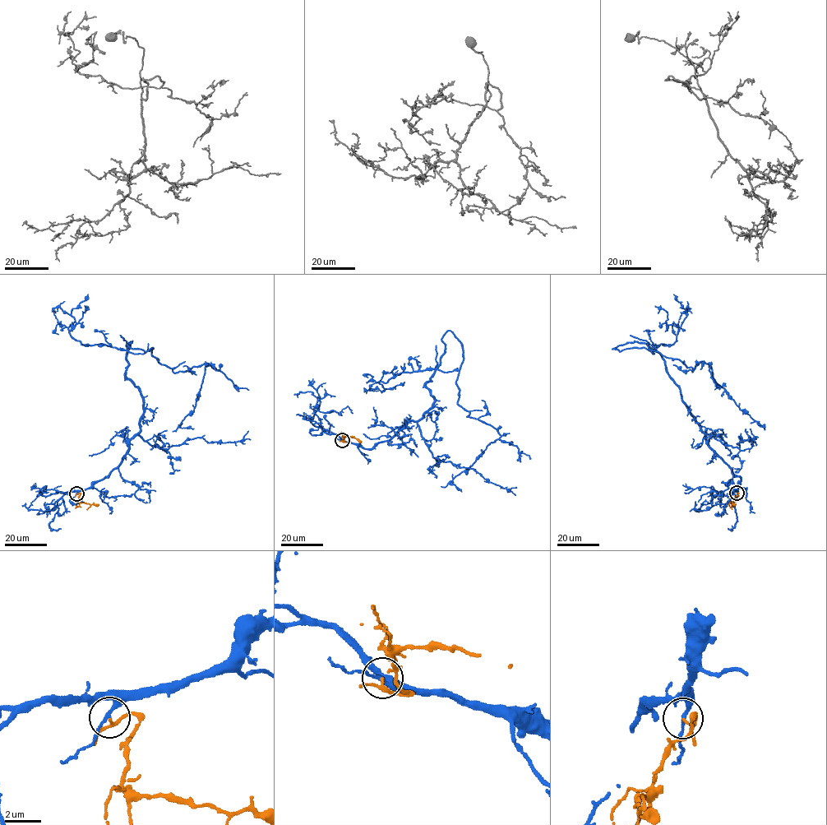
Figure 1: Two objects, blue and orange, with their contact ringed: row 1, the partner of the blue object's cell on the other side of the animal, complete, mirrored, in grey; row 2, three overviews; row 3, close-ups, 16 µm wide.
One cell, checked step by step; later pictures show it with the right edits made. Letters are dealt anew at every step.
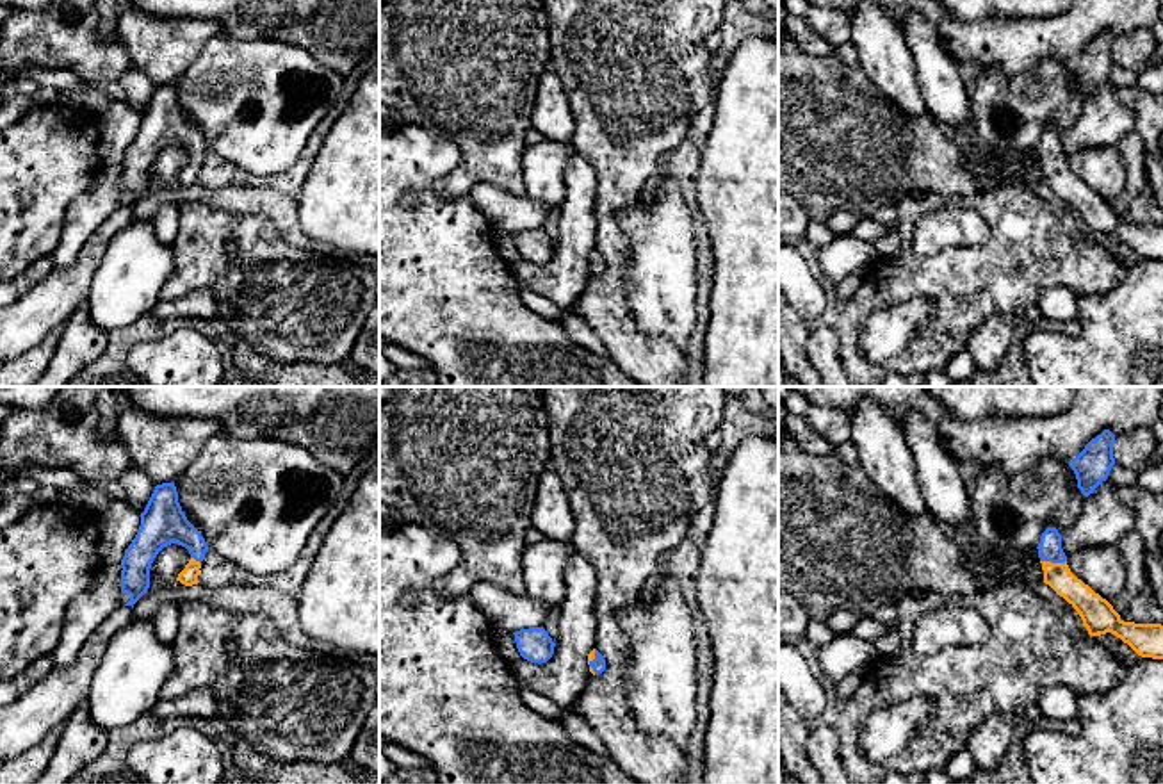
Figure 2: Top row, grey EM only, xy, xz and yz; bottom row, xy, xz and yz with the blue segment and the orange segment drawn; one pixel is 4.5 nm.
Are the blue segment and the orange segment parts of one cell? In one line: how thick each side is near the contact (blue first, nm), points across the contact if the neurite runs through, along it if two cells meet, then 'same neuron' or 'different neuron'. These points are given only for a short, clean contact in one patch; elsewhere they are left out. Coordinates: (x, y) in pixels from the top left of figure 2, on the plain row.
calibres 110 and 120 nm; way yz (1049, 150), (1053, 163), (1057, 173), (1085, 202); same neuron

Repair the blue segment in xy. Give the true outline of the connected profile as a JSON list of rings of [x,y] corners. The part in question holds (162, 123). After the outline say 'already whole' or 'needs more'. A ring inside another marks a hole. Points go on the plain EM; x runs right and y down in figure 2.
[[[162,84],[155,87],[141,114],[139,132],[121,160],[121,192],[130,196],[125,207],[134,208],[148,192],[151,164],[171,144],[185,148],[191,155],[176,182],[185,187],[198,185],[201,162],[208,146],[182,112],[175,84]]] | needs more

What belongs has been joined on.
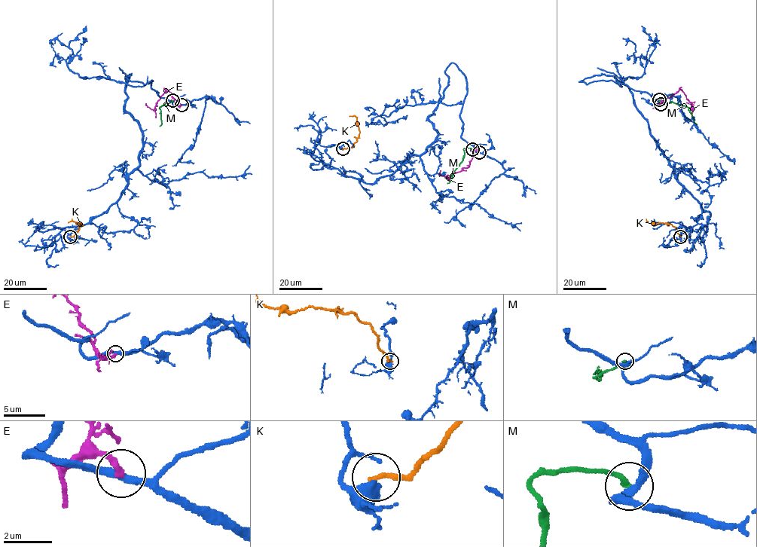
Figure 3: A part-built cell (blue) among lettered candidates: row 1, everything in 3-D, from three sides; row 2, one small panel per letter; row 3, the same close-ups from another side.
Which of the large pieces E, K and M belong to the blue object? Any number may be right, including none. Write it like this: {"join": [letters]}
{"join": []}

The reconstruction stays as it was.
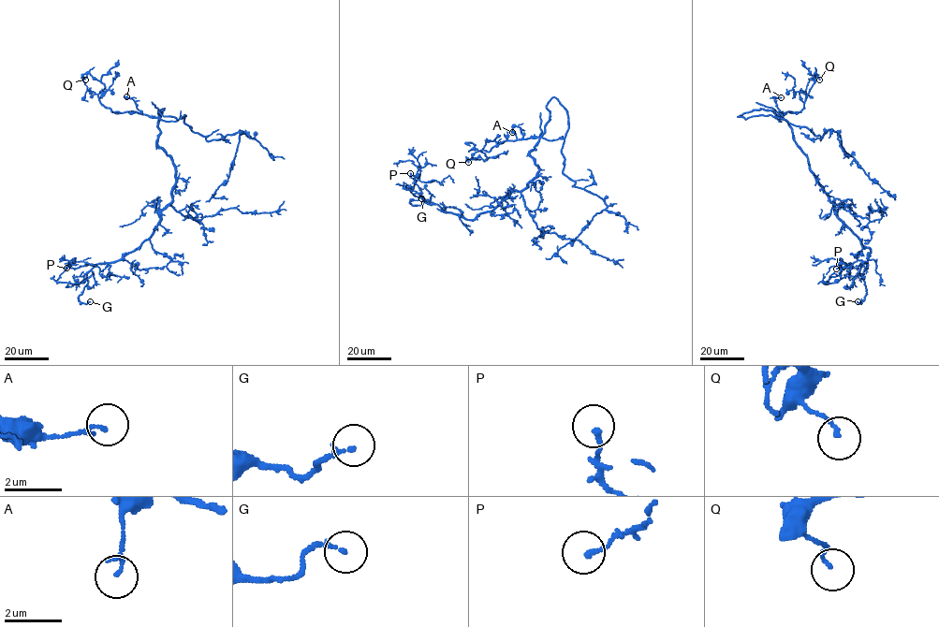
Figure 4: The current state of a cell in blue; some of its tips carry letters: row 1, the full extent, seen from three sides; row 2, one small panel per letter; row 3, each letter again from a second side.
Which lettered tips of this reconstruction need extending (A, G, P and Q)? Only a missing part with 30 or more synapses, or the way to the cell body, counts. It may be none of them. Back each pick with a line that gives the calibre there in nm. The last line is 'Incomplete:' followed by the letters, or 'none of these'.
Incomplete: none of these

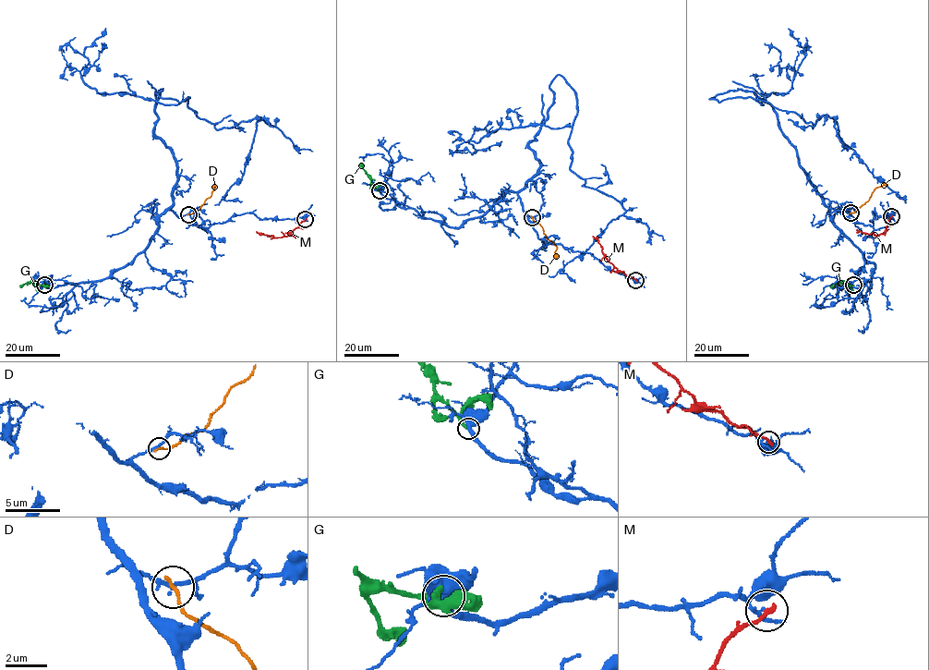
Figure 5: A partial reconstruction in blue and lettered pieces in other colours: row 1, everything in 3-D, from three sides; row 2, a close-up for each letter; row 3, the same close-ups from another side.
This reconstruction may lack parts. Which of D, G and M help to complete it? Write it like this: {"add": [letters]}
{"add": []}

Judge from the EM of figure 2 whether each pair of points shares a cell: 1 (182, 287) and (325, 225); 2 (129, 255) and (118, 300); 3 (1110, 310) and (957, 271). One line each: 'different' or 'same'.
1: different
2: same
3: different

